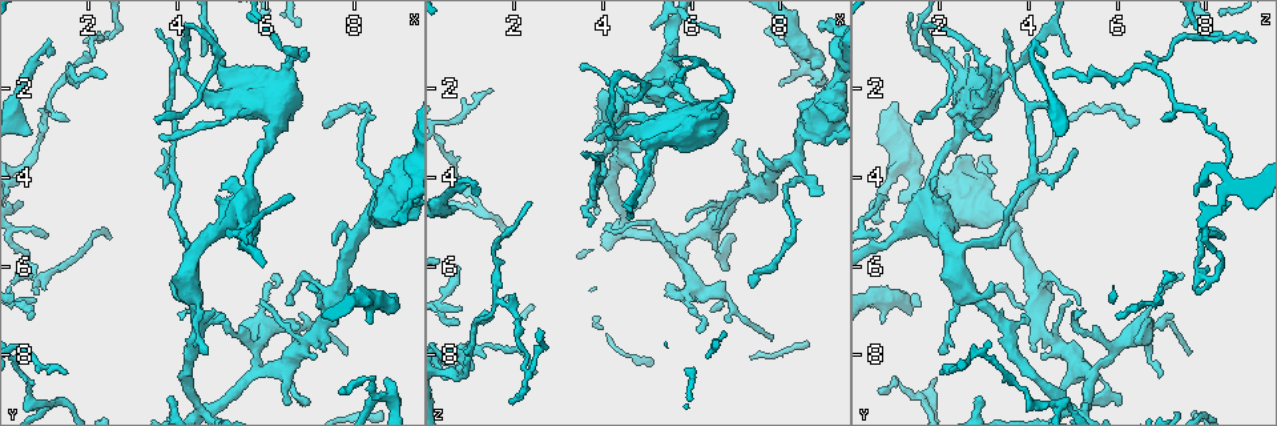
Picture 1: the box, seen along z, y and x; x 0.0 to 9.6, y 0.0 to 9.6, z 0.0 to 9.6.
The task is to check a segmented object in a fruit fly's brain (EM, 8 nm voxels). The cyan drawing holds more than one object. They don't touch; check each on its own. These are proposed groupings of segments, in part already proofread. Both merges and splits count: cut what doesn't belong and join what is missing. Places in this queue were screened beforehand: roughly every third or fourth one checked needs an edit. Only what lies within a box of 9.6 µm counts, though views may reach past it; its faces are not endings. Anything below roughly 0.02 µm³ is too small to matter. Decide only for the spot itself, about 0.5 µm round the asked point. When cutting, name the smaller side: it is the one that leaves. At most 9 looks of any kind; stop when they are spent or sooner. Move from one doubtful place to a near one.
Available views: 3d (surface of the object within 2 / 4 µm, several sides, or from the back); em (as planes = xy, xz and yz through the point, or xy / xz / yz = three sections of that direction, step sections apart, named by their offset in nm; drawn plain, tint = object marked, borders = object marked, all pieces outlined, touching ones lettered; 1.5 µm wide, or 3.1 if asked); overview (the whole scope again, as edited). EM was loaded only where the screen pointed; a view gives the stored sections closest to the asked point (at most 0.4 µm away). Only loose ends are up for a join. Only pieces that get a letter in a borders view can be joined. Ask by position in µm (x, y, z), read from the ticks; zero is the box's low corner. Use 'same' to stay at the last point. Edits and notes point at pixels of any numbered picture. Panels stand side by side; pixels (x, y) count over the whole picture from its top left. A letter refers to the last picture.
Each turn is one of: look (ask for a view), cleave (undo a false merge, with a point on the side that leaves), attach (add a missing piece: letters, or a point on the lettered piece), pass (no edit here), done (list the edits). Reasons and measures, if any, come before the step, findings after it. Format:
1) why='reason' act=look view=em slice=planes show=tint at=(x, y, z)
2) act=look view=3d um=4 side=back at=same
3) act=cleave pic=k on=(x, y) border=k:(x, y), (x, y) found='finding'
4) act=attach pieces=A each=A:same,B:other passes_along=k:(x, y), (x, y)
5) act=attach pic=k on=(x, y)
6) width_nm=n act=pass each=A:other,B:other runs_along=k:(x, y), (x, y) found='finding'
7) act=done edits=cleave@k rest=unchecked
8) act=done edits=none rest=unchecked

why='an open end' act=look view=em slice=xz step=8 show=borders at=(7.80, 8.00, 7.60)

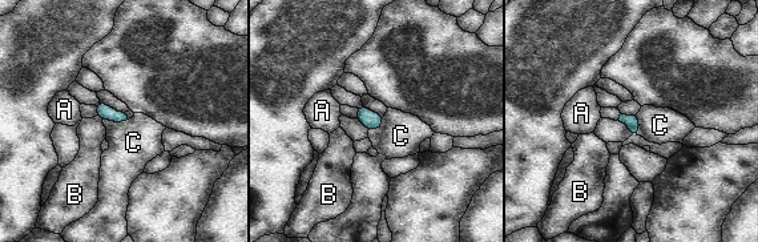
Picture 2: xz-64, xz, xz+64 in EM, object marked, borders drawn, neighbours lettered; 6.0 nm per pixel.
why='another direction' act=look view=em slice=planes show=borders at=same

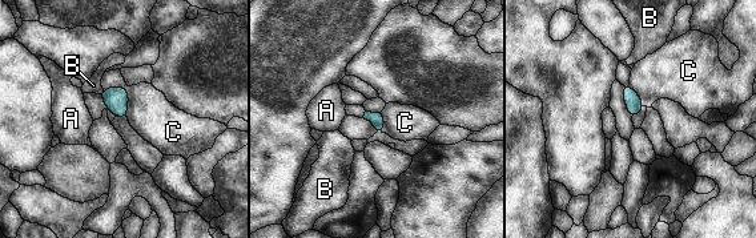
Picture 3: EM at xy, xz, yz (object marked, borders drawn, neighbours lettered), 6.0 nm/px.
width_nm=80 act=pass each=A:other,B:other,C:other border=3:(103, 88), (127, 89), (128, 117) found='none of them fits'

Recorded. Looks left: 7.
why='an open end' act=look view=3d um=4 at=(7.15, 8.05, 4.30)

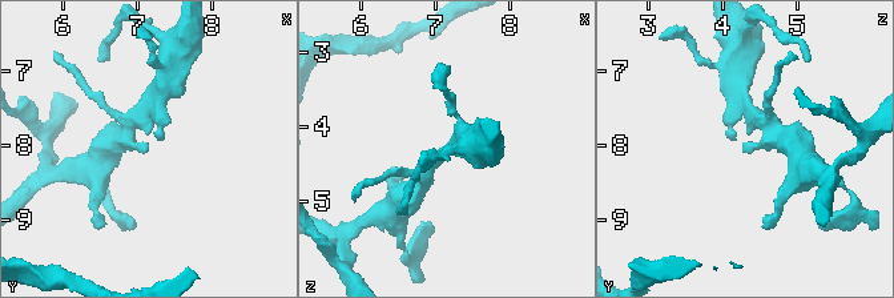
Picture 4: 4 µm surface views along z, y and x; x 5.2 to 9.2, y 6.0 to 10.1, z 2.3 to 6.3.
why='now the EM' act=look view=em slice=xy step=4 show=borders at=(7.15, 8.10, 4.25)

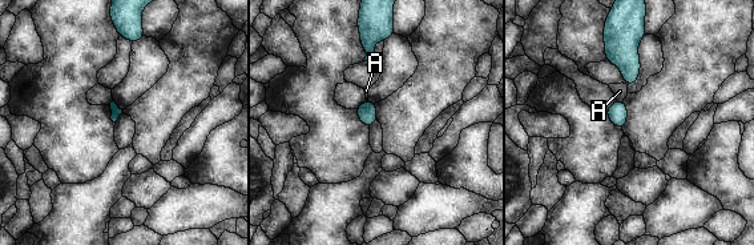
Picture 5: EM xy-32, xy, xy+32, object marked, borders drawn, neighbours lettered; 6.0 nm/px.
act=pass each=A:other found='none of them fits'

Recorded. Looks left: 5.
why='calibre changes' act=look view=3d um=2 at=(8.60, 8.90, 1.65)

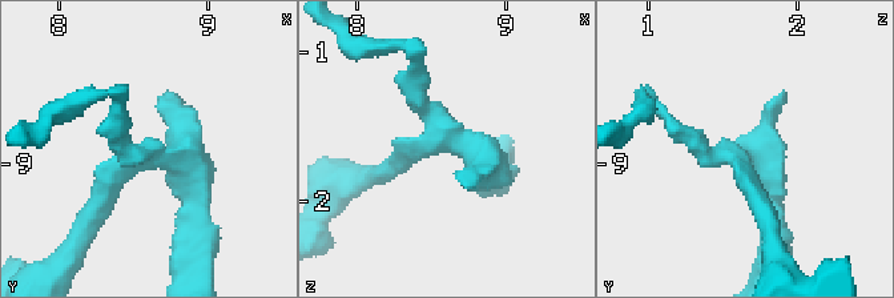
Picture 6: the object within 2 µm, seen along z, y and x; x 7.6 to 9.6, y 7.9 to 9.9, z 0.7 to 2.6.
act=look view=em slice=xy step=8 show=tint at=(8.62, 8.96, 1.60)

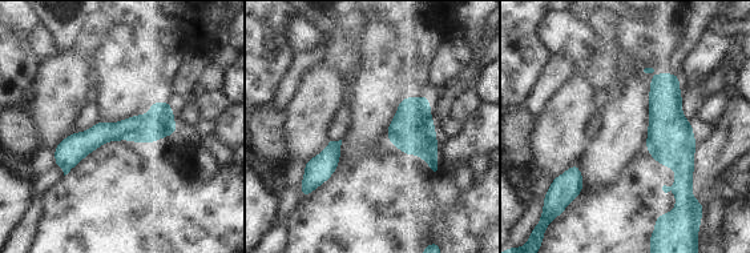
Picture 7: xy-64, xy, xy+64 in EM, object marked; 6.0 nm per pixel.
why='another direction' act=look view=em slice=planes show=borders at=same

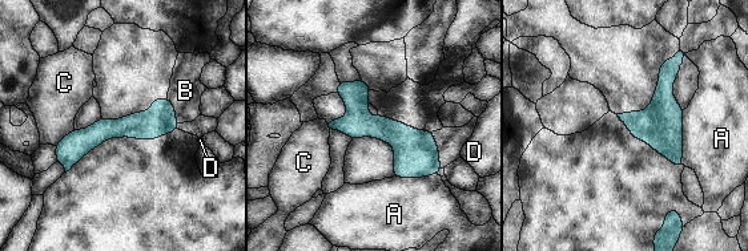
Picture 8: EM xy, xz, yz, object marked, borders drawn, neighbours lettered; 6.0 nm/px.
act=cleave pic=8 on=(666, 138) each=A:other,B:other,C:other,D:other part_leaving=8:(672, 63), (667, 141), (679, 164) found='a second cell is stuck on'

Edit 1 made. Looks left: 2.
act=look view=overview

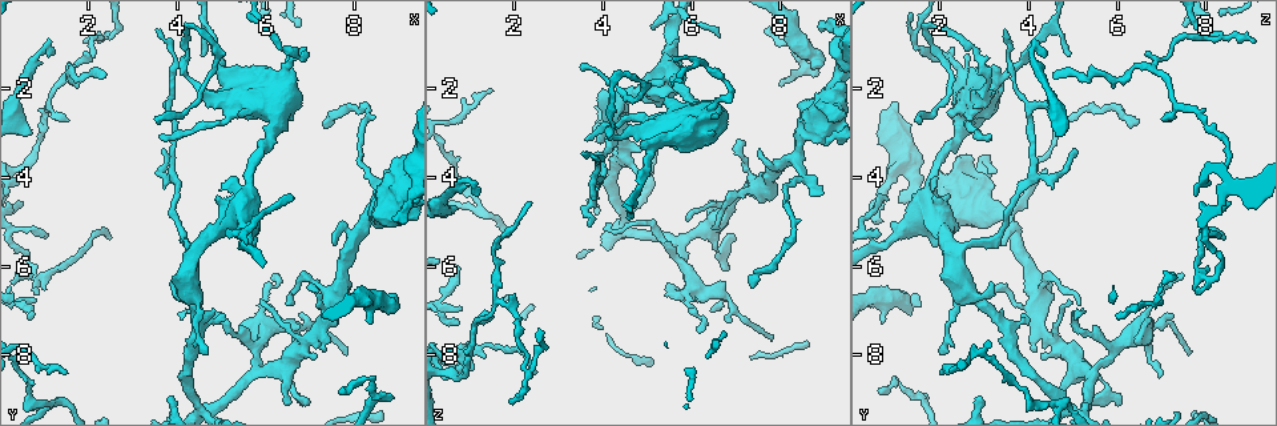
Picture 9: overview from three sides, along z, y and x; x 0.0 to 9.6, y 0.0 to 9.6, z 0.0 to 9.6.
why='stops while still wide' act=look view=em slice=planes show=borders at=(8.75, 6.65, 1.45)

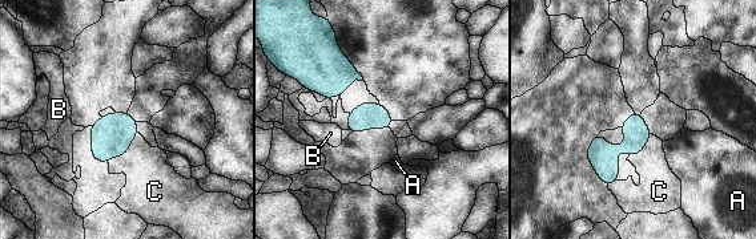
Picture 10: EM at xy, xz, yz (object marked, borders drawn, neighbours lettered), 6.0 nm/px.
act=attach pieces=C each=A:other,B:other,C:same passes_along=10:(112, 136), (127, 150), (151, 182) found='the cell continues'

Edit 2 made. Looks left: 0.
act=done edits=cleave@8,attach@10 rest=unchecked

